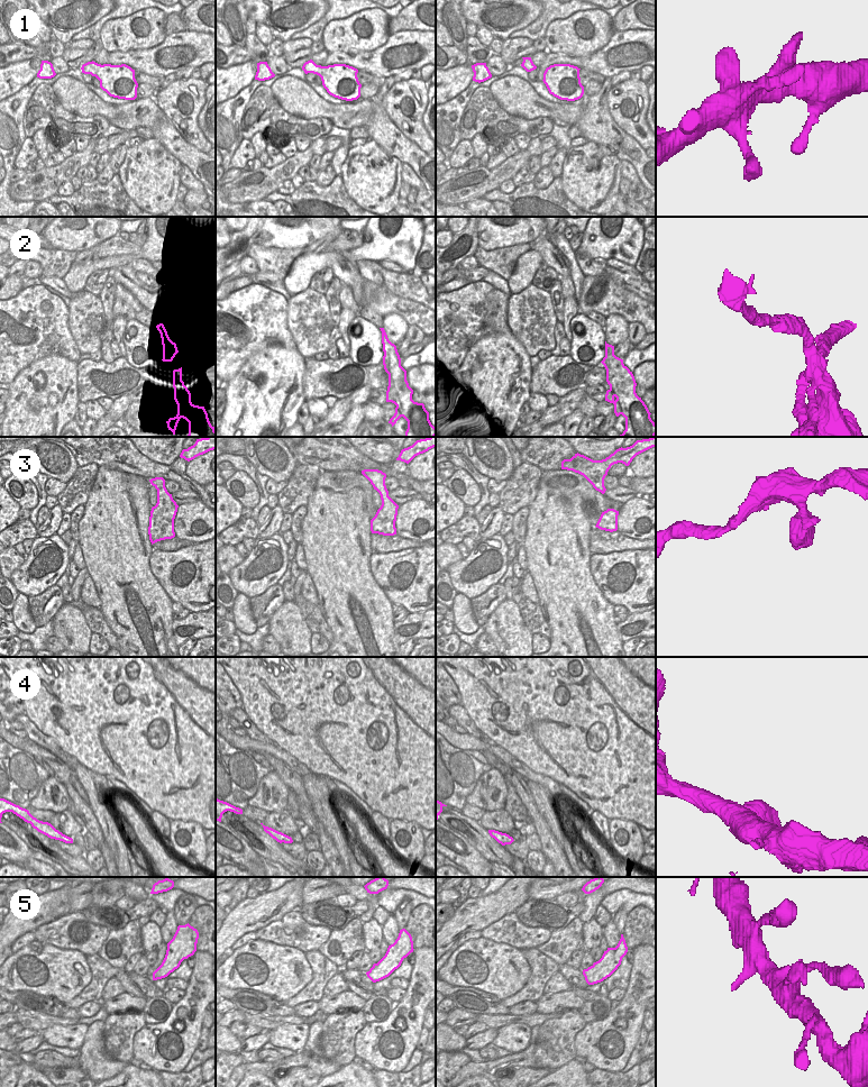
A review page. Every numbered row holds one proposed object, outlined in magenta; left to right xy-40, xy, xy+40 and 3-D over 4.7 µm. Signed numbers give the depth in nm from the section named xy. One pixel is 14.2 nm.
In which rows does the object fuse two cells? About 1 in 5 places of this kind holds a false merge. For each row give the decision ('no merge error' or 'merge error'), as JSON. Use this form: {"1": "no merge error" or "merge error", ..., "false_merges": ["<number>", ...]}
{"1": "no merge error", "2": "merge error", "3": "no merge error", "4": "no merge error", "5": "no merge error", "false_merges": ["2"]}

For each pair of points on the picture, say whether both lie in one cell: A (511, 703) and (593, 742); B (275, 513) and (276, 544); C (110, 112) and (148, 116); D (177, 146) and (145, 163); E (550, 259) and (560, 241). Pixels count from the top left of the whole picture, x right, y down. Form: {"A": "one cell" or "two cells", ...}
{"A": "one cell", "B": "two cells", "C": "one cell", "D": "two cells", "E": "two cells"}

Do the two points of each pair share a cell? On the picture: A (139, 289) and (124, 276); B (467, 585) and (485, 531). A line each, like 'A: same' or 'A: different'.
A: same
B: different

